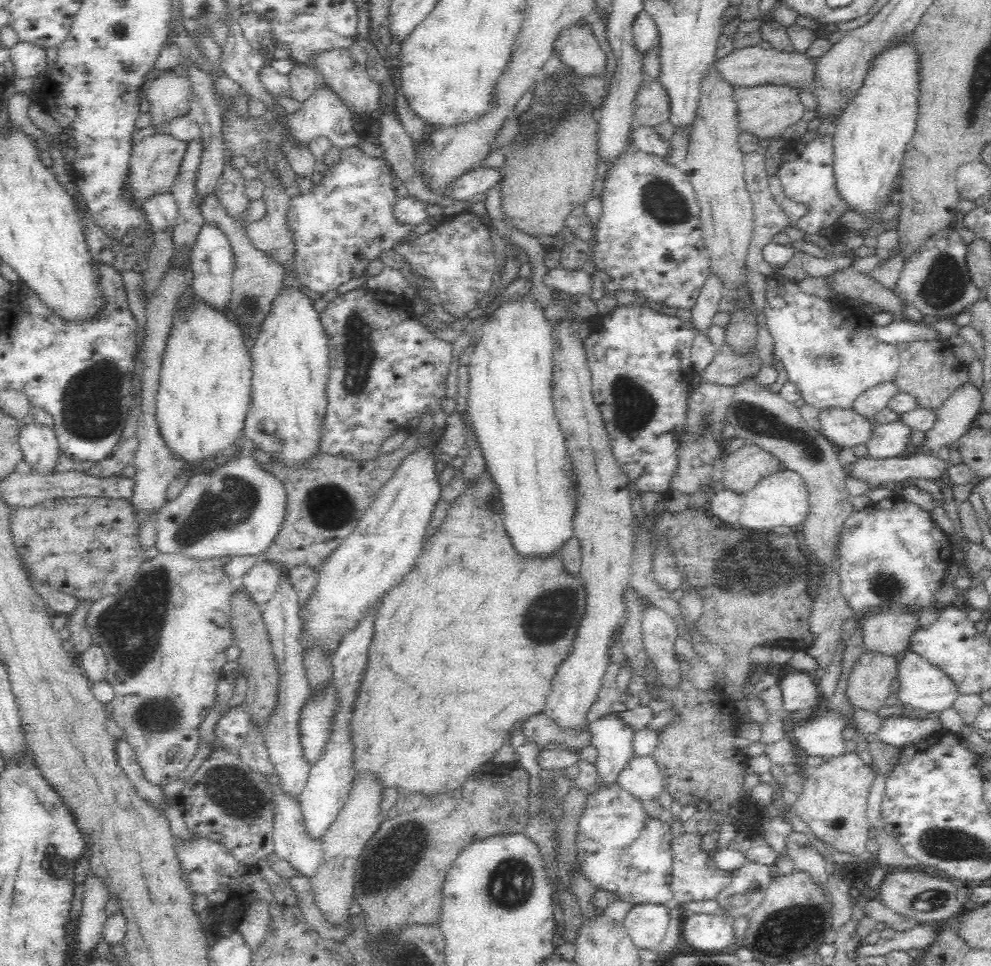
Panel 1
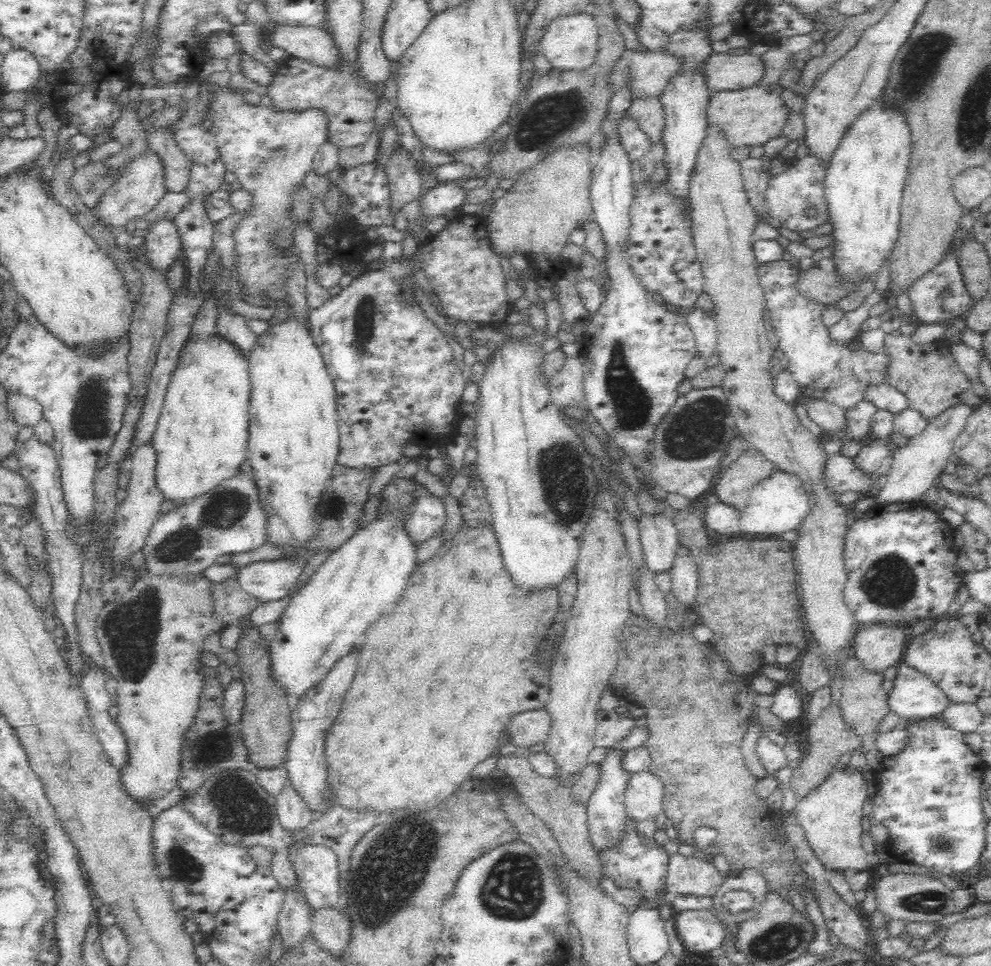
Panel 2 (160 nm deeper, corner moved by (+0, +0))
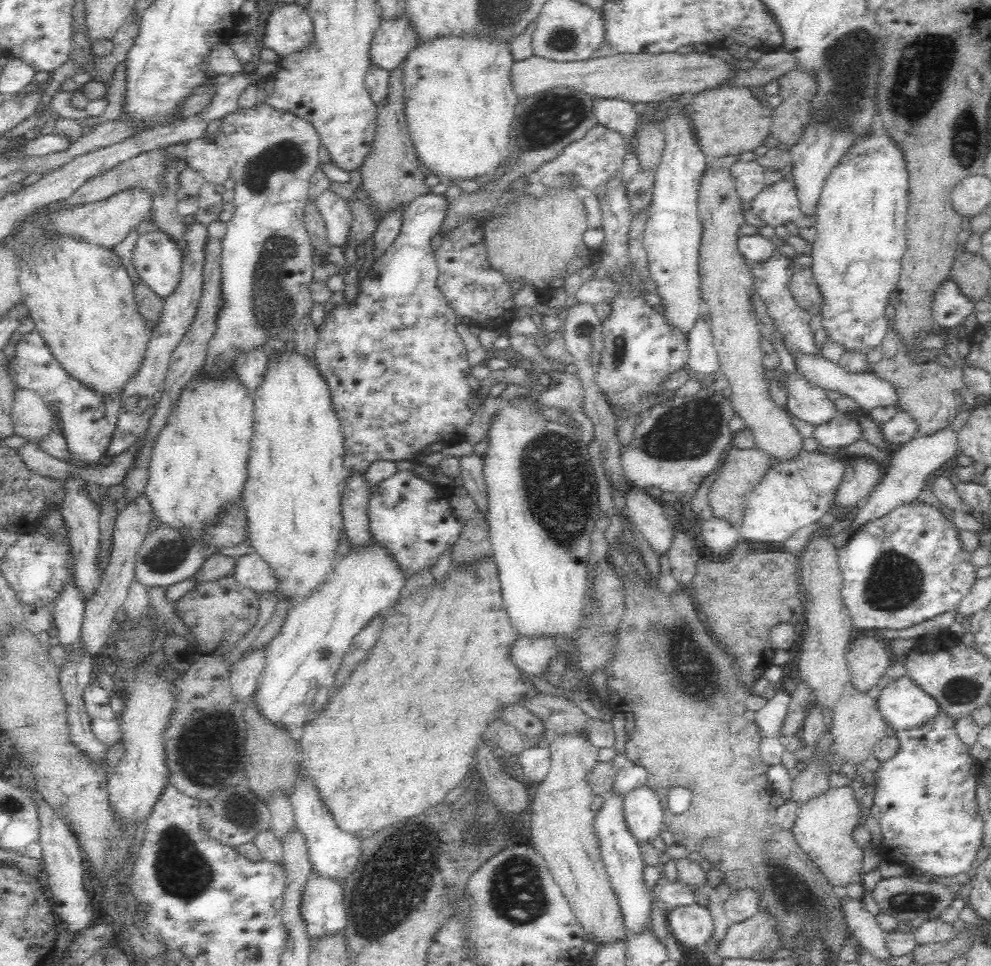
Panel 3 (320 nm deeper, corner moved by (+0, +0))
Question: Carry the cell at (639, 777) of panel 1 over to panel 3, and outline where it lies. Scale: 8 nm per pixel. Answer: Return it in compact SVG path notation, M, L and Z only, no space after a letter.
M647 782L625 794L624 815L630 832L640 844L651 843L661 834L663 808L660 795Z

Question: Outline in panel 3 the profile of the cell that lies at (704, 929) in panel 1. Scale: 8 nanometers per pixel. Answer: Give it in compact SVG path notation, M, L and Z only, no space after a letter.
M698 904L678 906L667 914L669 932L672 932L679 945L702 948L712 940L714 920L706 907Z

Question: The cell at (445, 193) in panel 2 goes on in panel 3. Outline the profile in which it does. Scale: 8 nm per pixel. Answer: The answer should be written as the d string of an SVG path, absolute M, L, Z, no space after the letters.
M426 194L418 195L413 198L404 209L402 216L402 228L400 234L394 239L394 242L374 260L371 268L360 278L360 282L356 284L358 294L354 296L354 300L350 300L350 305L344 299L344 302L334 305L332 310L325 312L321 325L317 326L317 342L314 348L315 362L327 379L332 393L332 403L341 422L342 432L344 433L345 455L343 456L343 465L346 471L352 475L364 475L372 462L376 460L390 460L392 462L400 462L400 460L410 460L415 452L423 452L433 442L458 442L464 438L464 428L470 424L474 411L468 406L468 402L473 395L470 386L467 384L466 377L471 372L469 367L468 353L465 344L456 332L456 324L459 319L448 306L447 300L437 288L437 264L433 257L434 245L433 238L439 234L441 226L448 214L450 200L442 194Z

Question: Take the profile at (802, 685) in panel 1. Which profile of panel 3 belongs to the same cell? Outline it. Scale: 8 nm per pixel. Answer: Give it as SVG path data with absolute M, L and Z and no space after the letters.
M776 690L772 699L767 700L766 706L755 711L755 722L761 735L778 737L786 720L791 701L791 694Z

